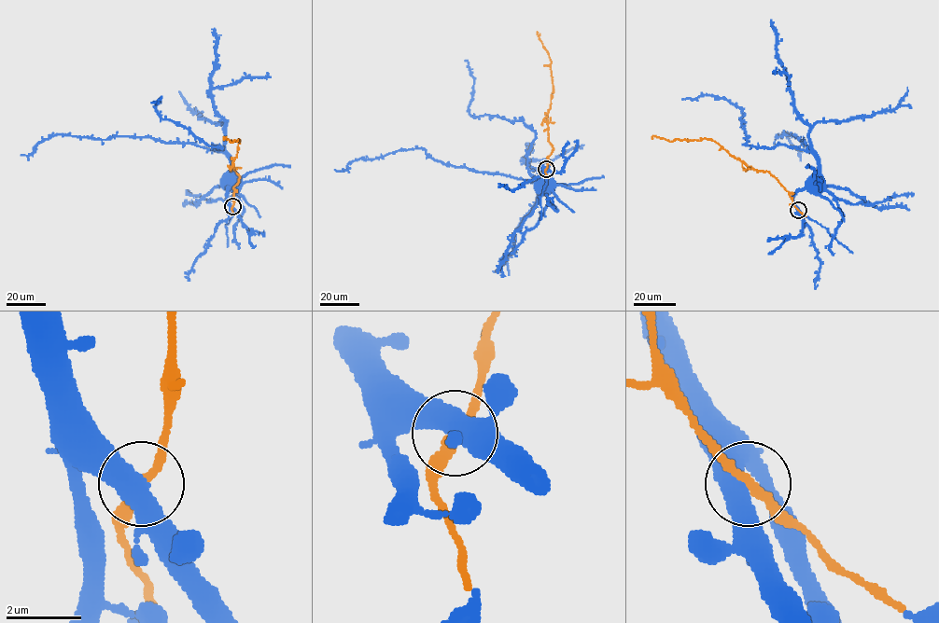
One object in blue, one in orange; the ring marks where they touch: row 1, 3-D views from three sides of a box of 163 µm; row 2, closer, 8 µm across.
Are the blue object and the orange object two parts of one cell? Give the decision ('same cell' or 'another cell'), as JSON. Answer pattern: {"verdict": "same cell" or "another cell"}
{"verdict": "same cell"}

